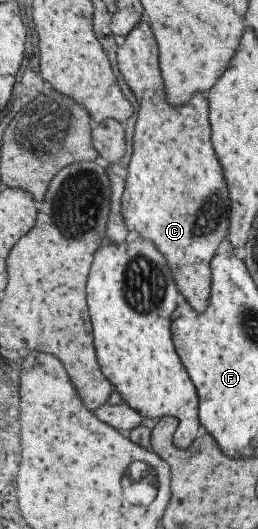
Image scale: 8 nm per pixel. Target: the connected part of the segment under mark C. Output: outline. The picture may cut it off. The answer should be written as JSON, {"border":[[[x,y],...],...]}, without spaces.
{"border":[[[139,22],[116,49],[116,65],[139,104],[132,152],[121,195],[127,228],[149,238],[163,254],[177,290],[201,314],[209,302],[210,260],[227,234],[227,186],[209,142],[207,102],[201,92],[185,106],[169,106],[157,68],[157,46],[147,23]]]}

